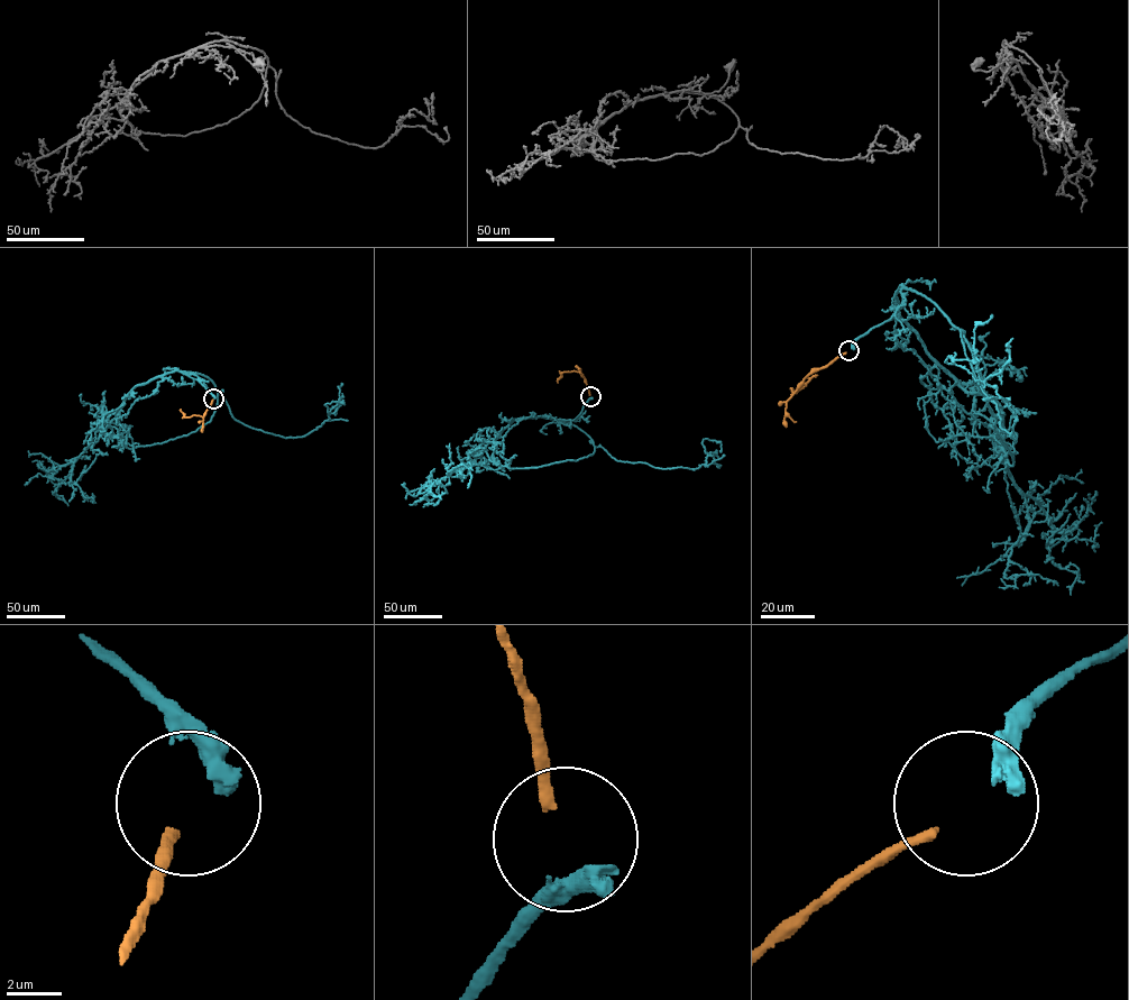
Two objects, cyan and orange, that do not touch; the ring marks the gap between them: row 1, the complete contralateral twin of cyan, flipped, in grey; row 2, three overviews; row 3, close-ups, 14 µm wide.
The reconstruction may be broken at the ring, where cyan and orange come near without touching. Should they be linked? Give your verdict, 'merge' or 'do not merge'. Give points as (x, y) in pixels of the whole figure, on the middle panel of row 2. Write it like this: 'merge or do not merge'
do not merge

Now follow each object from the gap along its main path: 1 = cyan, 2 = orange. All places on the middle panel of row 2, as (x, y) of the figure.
1: (590, 397), (574, 419), (558, 420), (585, 432), (593, 453), (510, 468), (484, 450), (477, 471), (484, 469)
2: (589, 395), (579, 372), (562, 372), (558, 383)

